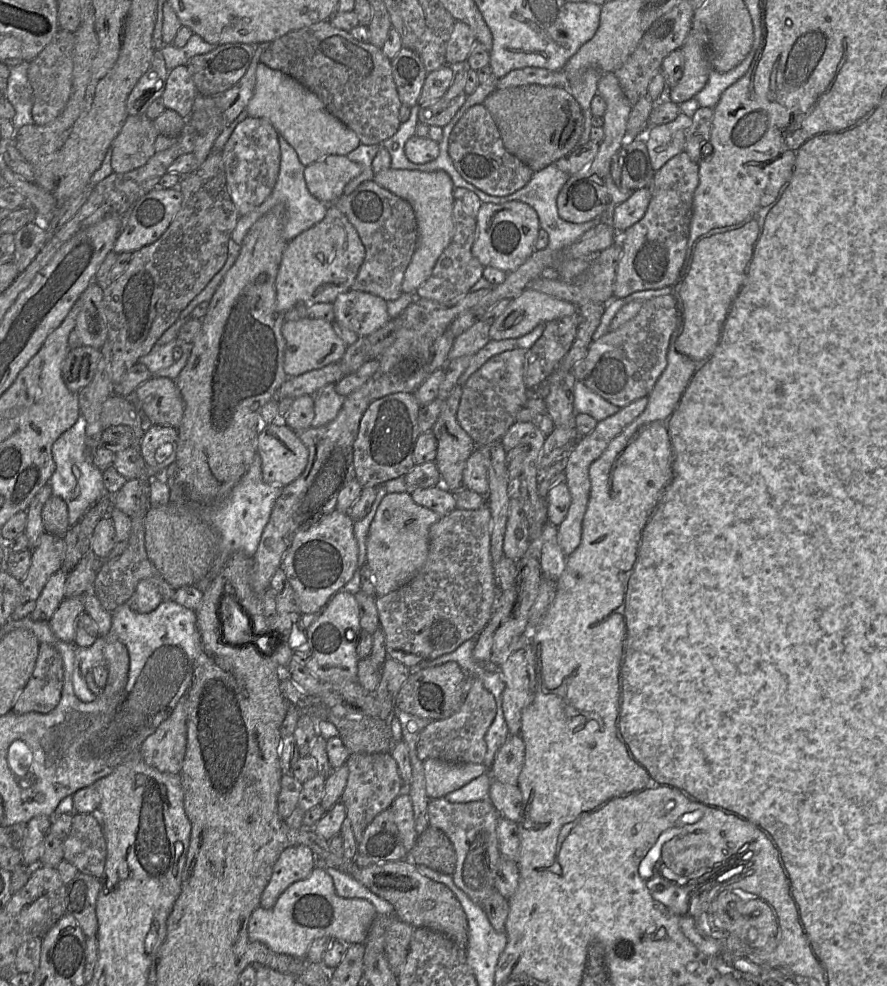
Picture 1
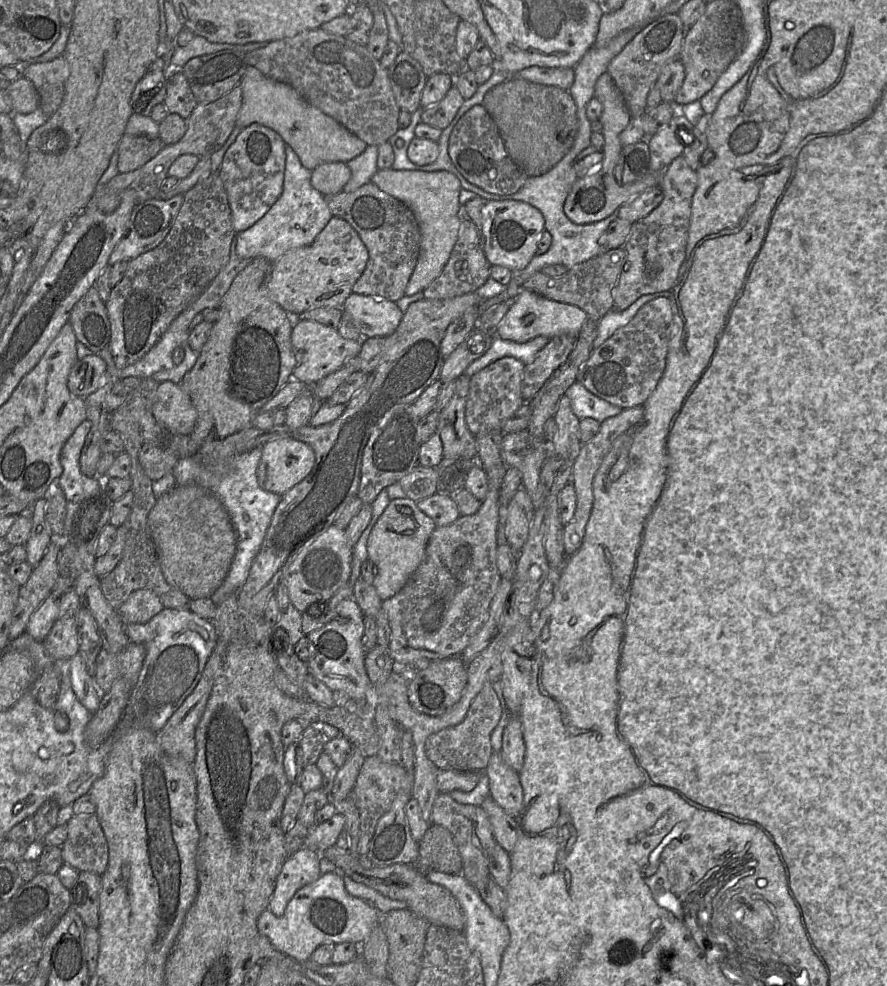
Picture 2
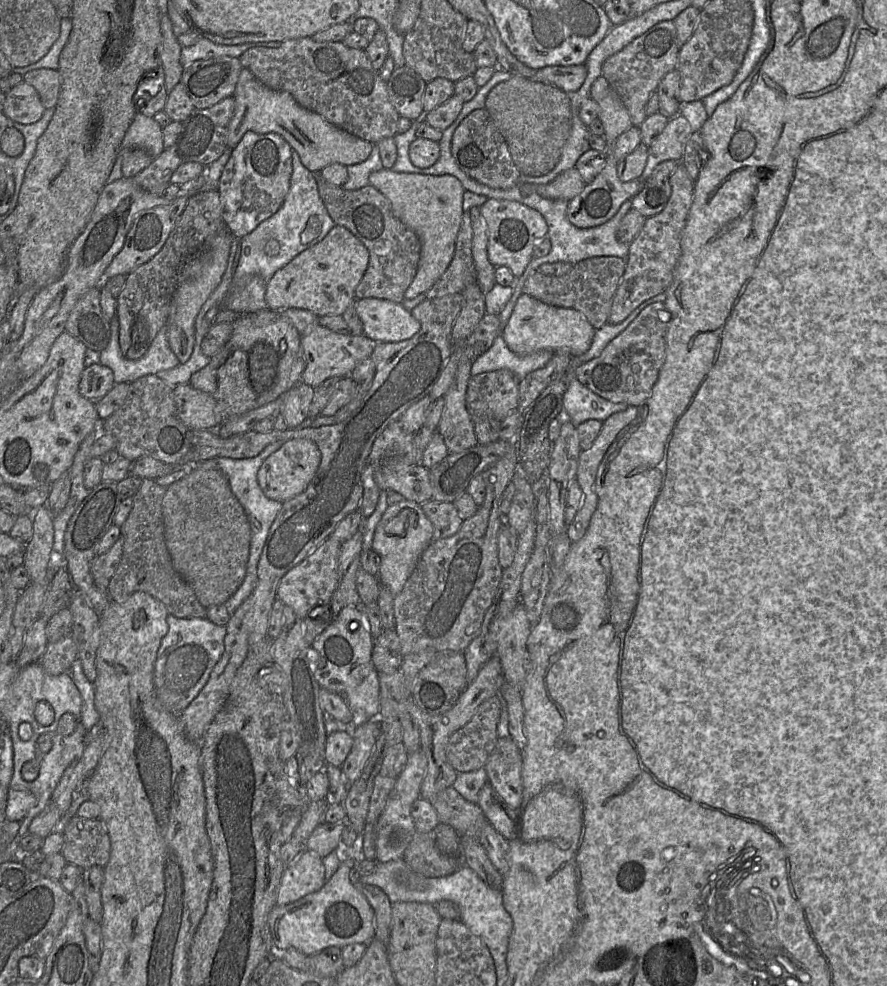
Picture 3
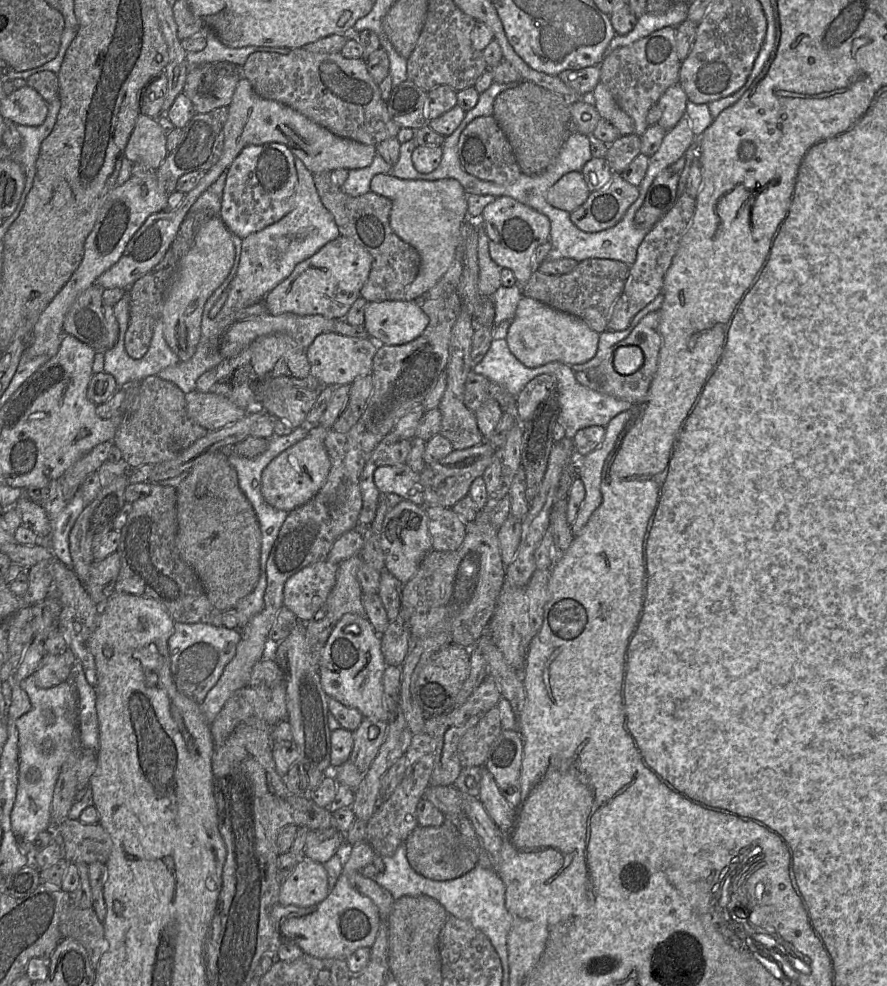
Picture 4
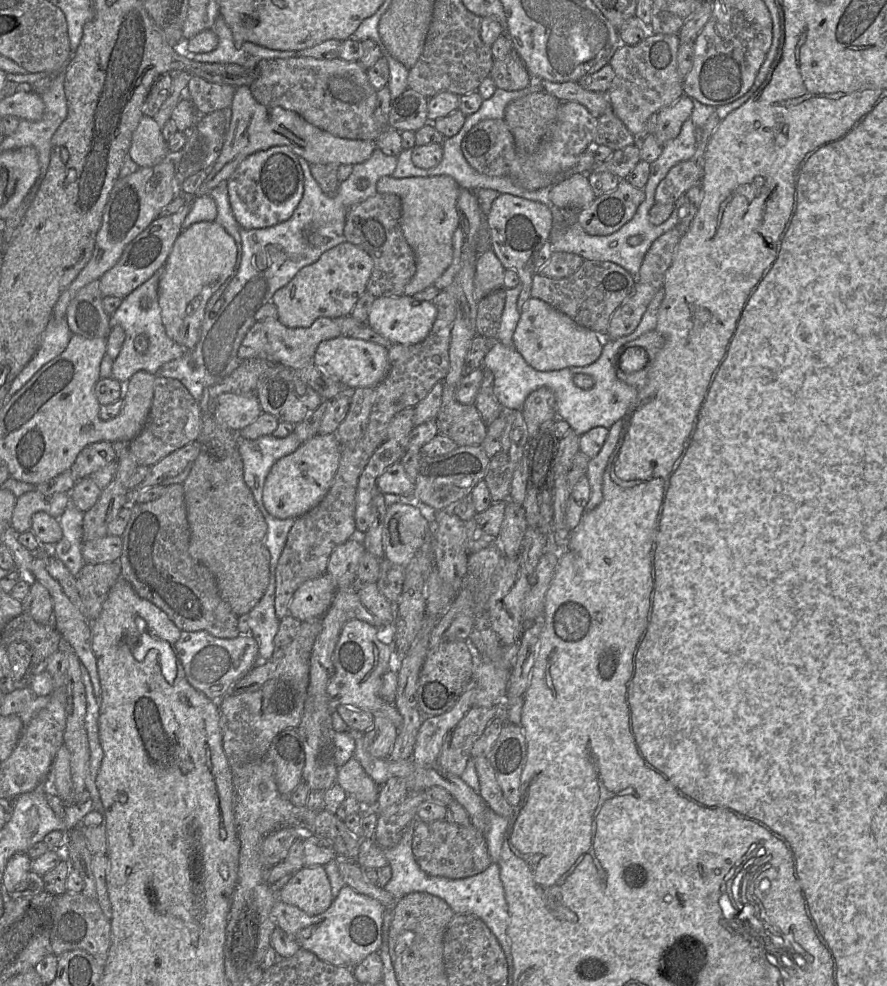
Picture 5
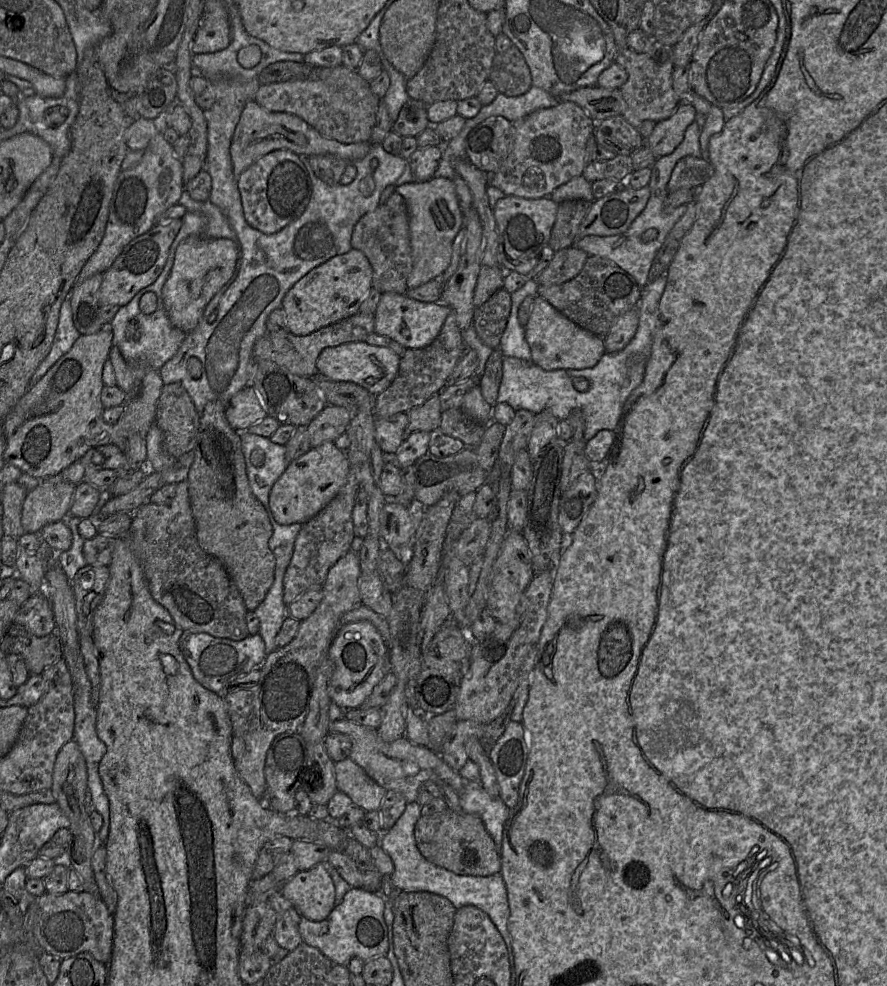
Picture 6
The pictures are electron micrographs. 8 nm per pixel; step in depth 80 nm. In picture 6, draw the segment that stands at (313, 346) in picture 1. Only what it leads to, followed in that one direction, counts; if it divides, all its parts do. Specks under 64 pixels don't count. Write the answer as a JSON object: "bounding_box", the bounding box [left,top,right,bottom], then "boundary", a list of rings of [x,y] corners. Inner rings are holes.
{"bounding_box":[317,342,400,396],"boundary":[[[349,342],[323,349],[317,359],[318,375],[336,382],[352,382],[368,390],[373,396],[385,391],[399,370],[400,356],[386,347],[366,342]]]}

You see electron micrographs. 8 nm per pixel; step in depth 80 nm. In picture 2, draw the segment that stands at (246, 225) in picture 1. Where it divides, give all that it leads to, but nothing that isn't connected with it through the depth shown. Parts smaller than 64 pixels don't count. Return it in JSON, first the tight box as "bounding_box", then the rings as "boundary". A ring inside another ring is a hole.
{"bounding_box":[232,144,333,263],"boundary":[[[288,144],[285,155],[282,194],[253,226],[235,234],[232,247],[243,260],[262,257],[274,263],[287,251],[310,245],[333,216],[324,196],[311,185],[311,171],[301,164],[299,157]]]}

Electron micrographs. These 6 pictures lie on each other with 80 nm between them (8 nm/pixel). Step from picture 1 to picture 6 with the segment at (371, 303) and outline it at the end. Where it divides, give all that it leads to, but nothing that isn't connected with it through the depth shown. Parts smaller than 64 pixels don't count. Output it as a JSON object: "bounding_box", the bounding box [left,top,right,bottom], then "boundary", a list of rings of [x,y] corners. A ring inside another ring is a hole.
{"bounding_box":[374,292,452,349],"boundary":[[[386,292],[380,297],[374,312],[374,332],[398,342],[406,349],[424,348],[438,336],[450,312],[452,309],[441,301],[421,302],[408,297],[406,294]]]}

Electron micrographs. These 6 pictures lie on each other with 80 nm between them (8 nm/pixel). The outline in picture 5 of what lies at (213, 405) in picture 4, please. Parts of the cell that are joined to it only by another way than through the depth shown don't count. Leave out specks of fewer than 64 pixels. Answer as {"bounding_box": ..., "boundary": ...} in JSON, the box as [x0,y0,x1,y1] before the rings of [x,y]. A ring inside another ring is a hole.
{"bounding_box":[215,393,262,432],"boundary":[[[223,393],[215,399],[215,419],[234,432],[248,427],[262,413],[255,393]]]}

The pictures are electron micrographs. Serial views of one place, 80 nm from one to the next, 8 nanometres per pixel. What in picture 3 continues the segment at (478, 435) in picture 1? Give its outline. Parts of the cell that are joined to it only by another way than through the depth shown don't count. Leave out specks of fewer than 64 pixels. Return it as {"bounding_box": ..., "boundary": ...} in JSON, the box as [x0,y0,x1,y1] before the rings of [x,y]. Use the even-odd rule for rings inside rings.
{"bounding_box":[466,370,519,423],"boundary":[[[495,370],[471,375],[466,392],[466,406],[475,423],[481,416],[493,416],[501,421],[513,410],[518,409],[519,380],[508,370]]]}

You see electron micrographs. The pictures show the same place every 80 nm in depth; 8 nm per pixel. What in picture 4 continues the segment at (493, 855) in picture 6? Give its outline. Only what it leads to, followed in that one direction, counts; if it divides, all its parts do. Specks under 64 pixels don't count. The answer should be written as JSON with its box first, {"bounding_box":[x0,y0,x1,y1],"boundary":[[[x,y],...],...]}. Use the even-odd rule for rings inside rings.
{"bounding_box":[405,825,478,881],"boundary":[[[418,825],[405,841],[406,855],[410,866],[420,875],[446,881],[458,878],[478,865],[478,855],[465,845],[449,828],[441,826]]]}

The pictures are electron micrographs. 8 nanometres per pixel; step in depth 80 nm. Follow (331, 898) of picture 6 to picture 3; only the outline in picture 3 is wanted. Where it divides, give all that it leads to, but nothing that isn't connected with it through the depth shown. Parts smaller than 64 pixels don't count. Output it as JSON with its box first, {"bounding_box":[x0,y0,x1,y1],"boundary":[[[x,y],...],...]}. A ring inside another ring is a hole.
{"bounding_box":[276,849,325,906],"boundary":[[[305,849],[292,864],[285,867],[276,905],[285,906],[310,893],[317,892],[325,882],[322,858]]]}

